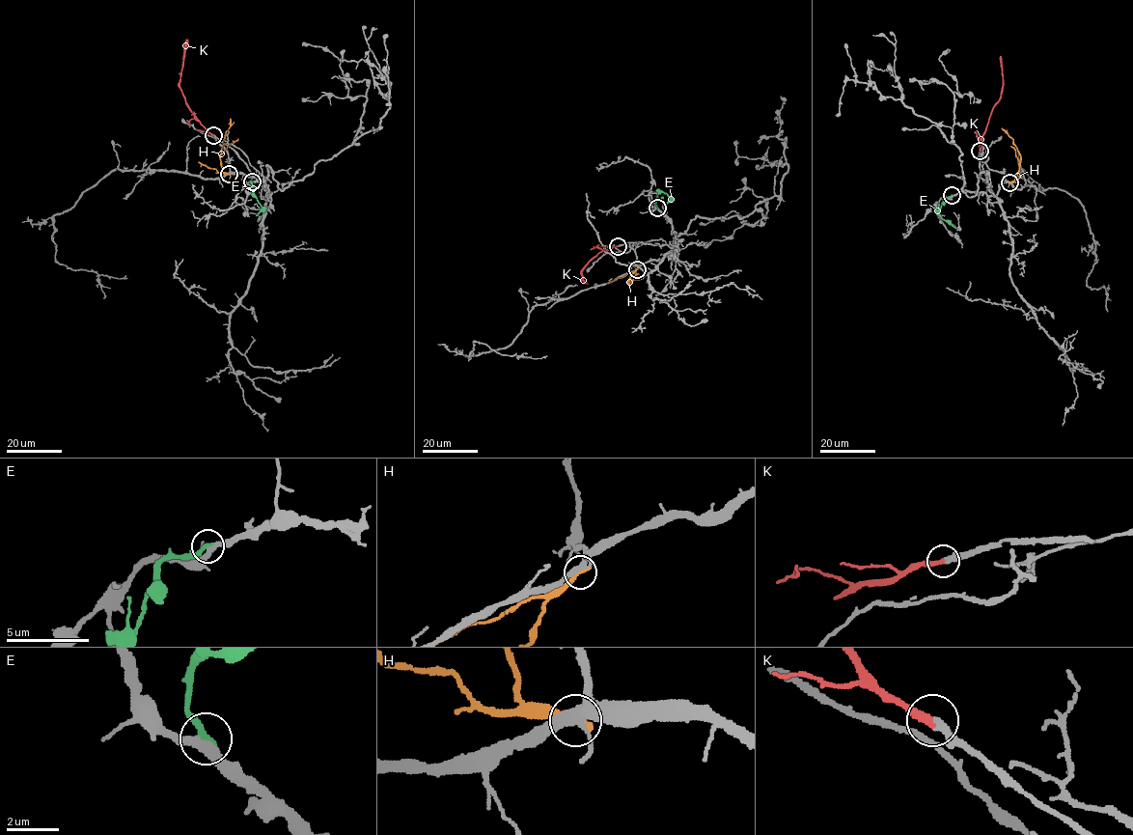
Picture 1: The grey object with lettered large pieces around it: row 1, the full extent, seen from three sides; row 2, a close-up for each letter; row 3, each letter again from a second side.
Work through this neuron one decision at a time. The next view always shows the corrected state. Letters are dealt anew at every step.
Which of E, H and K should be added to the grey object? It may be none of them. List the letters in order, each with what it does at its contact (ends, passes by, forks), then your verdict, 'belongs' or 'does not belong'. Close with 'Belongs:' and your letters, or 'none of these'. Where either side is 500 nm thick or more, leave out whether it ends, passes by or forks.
E: it ends | does not belong
H: it ends | does not belong
K: it ends | belongs
Belongs: K

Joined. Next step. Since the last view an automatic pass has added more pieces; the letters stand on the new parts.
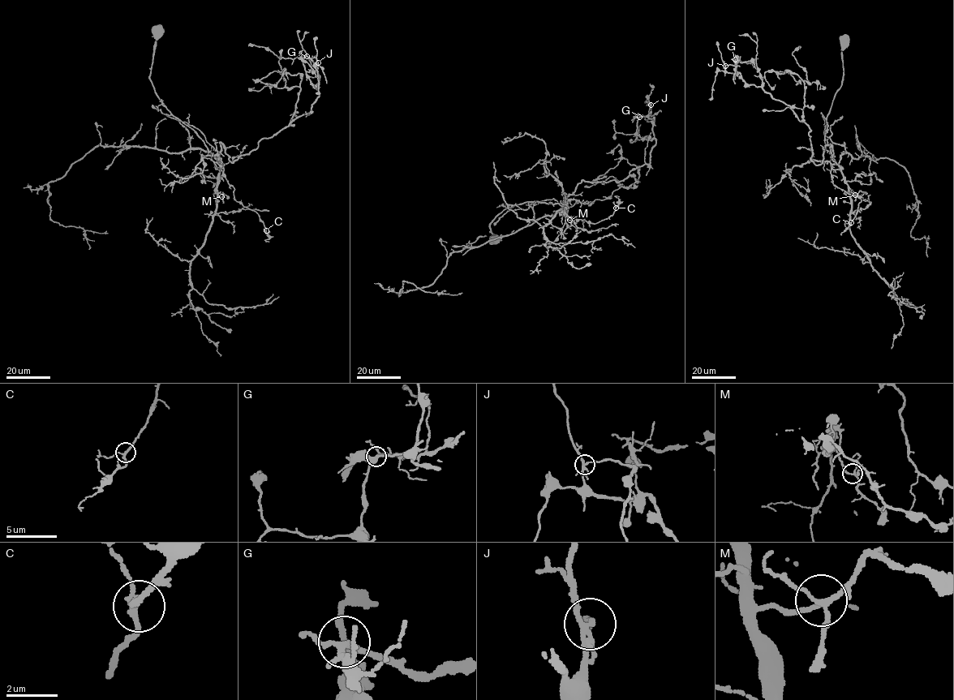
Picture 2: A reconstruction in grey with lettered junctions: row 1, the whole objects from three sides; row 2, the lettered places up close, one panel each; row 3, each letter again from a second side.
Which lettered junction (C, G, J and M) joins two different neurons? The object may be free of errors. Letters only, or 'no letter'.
J

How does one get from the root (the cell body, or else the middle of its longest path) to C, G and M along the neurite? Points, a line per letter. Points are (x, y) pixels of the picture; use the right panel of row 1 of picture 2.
C: (843, 40), (841, 84), (833, 100), (823, 133), (835, 161), (831, 168), (832, 183), (861, 200), (851, 222)
G: (843, 40), (823, 133), (835, 161), (827, 145), (817, 165), (807, 125), (735, 59)
M: (843, 40), (841, 84), (827, 115), (823, 133), (831, 159), (839, 166), (848, 193), (855, 195)

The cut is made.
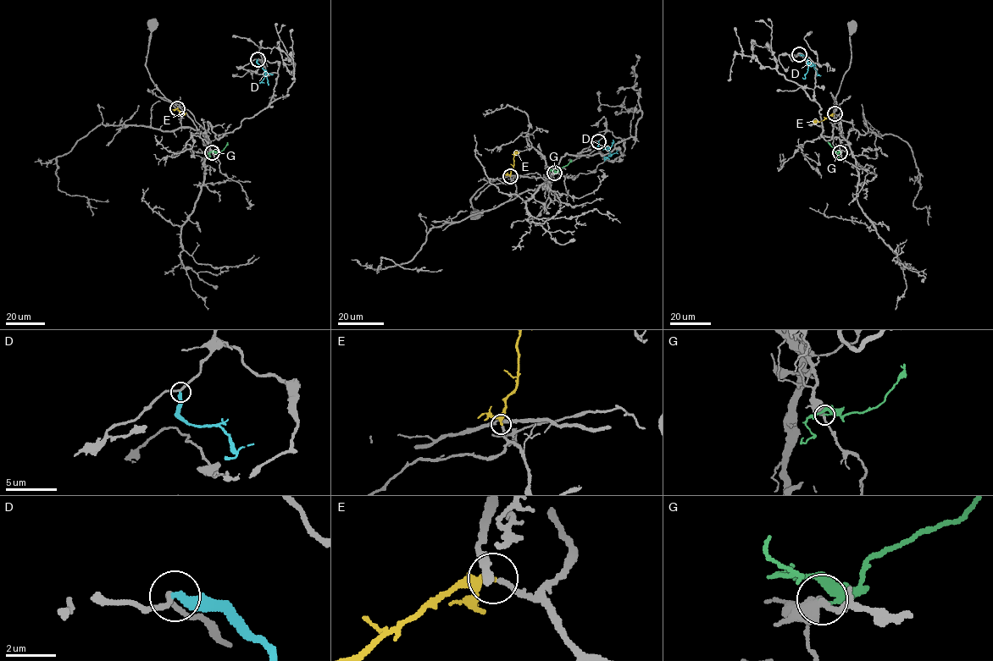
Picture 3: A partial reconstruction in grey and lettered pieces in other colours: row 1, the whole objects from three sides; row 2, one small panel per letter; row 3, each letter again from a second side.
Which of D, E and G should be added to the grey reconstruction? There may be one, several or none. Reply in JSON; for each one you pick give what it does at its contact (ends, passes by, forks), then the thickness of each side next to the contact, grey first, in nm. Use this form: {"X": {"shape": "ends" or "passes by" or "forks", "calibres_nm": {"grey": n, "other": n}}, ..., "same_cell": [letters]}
{"E": {"shape": "passes by", "calibres_nm": {"grey": 140, "other": 280}}, "same_cell": ["E"]}

